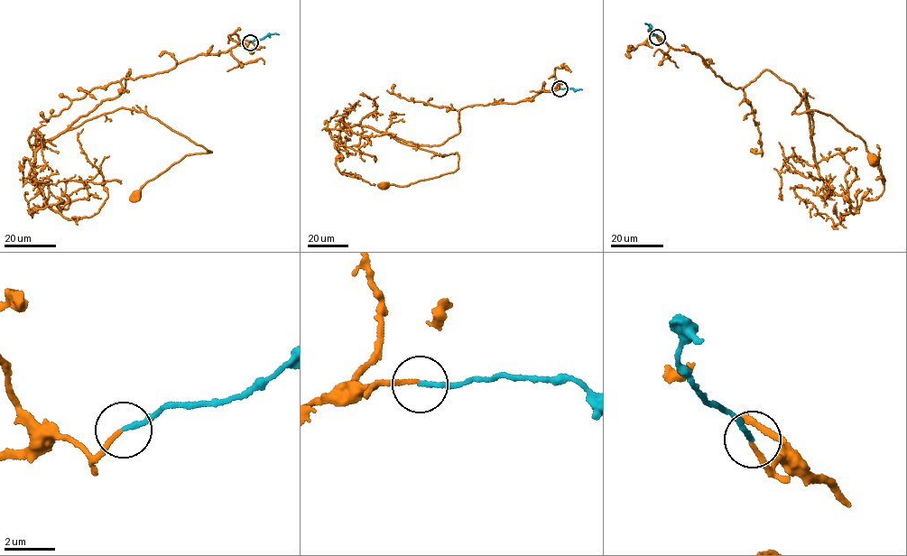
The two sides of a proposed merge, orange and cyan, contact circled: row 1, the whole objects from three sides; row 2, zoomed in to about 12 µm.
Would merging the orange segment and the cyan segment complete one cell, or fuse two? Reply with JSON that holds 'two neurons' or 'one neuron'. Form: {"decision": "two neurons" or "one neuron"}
{"decision": "one neuron"}

